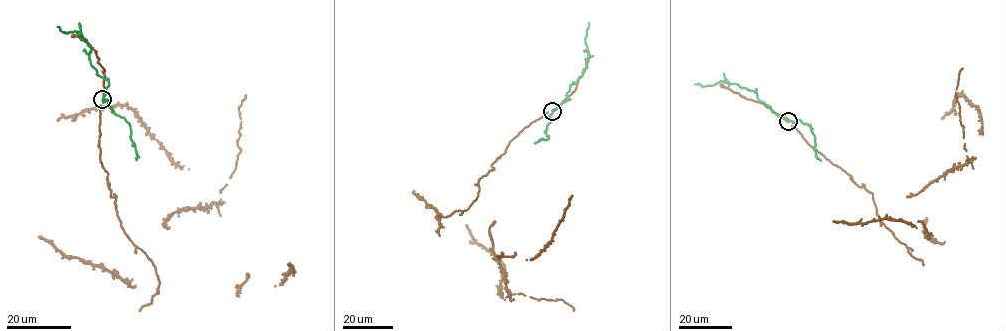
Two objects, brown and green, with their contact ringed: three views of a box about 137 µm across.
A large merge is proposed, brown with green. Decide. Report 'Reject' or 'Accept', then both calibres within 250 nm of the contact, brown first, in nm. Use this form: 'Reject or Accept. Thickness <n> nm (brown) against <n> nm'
Reject. Thickness 130 nm (brown) against 200 nm

